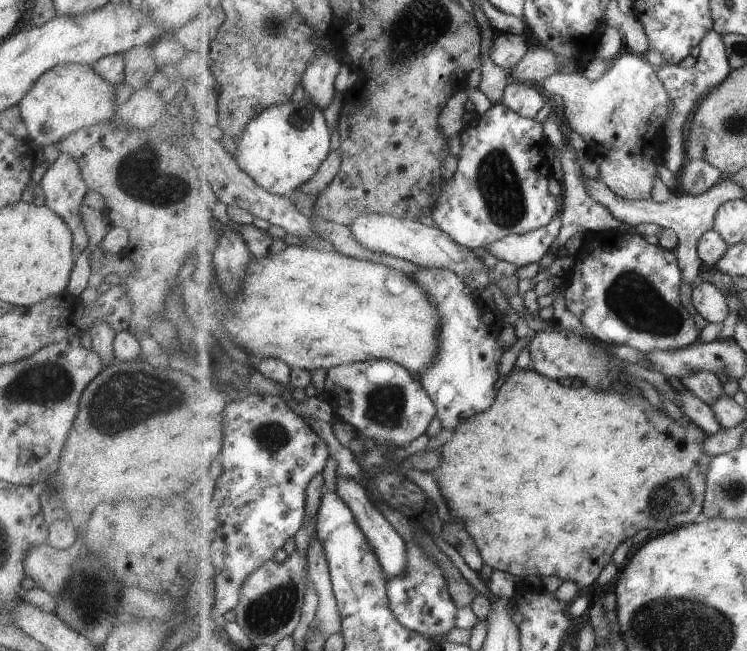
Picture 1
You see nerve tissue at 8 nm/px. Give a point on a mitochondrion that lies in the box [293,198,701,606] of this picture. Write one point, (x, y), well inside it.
(632, 298)

